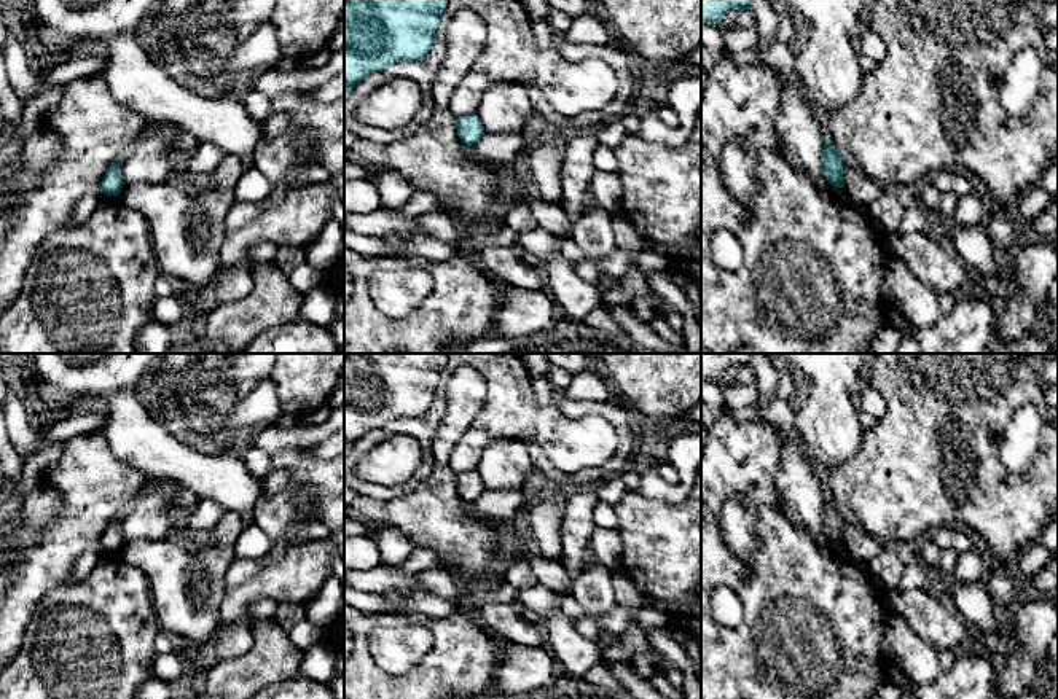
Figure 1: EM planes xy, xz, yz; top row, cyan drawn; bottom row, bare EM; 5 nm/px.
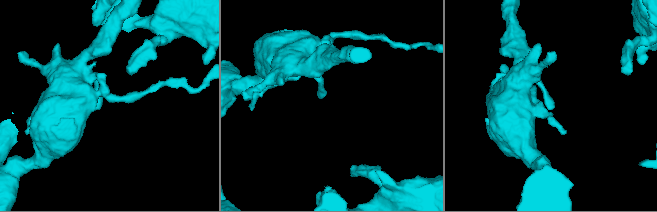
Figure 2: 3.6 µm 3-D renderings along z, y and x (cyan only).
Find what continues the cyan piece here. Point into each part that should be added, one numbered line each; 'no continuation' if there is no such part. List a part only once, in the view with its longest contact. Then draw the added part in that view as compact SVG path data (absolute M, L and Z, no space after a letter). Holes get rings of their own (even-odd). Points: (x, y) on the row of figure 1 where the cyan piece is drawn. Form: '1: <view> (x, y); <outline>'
1: xy (86, 204); M92 188L88 193L84 193L80 201L75 204L72 218L67 226L76 226L89 218L89 215L94 212L94 209L100 204L104 199L102 189Z

